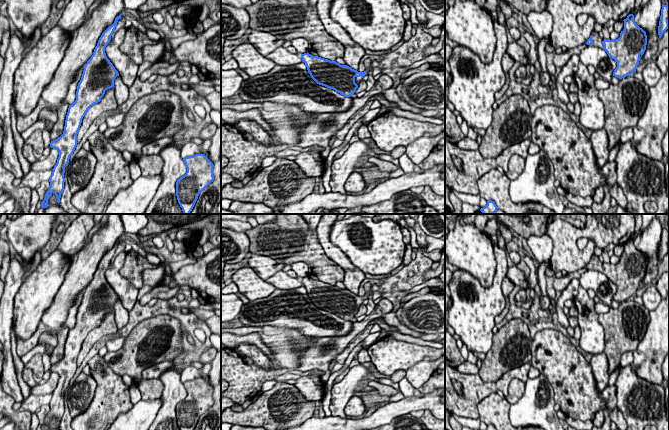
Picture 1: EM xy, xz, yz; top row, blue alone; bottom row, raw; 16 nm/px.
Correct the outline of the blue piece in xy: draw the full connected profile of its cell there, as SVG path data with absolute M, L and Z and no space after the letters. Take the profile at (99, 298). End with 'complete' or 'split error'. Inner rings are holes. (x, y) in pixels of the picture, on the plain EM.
M121 239L117 240L114 247L102 257L93 279L84 289L83 298L77 310L76 324L68 332L63 358L50 367L51 372L59 375L59 381L52 393L52 399L49 403L50 411L41 426L41 430L50 430L48 423L53 417L56 419L58 428L60 427L64 414L65 391L77 370L77 358L82 343L91 330L101 325L105 315L114 311L114 304L119 300L118 295L107 282L105 272L111 264Z; complete

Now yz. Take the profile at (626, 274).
M629 238L623 245L624 254L618 263L602 265L603 273L617 286L613 300L619 303L636 295L647 269L646 256L635 247L634 239Z; complete

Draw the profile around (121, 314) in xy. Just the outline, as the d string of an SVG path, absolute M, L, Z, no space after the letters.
M117 300L114 304L114 312L115 312L115 323L117 328L122 329L129 320L129 312L123 307L120 300Z

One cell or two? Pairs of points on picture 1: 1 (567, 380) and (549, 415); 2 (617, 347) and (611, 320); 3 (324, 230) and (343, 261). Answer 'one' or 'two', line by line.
1: two
2: one
3: one

